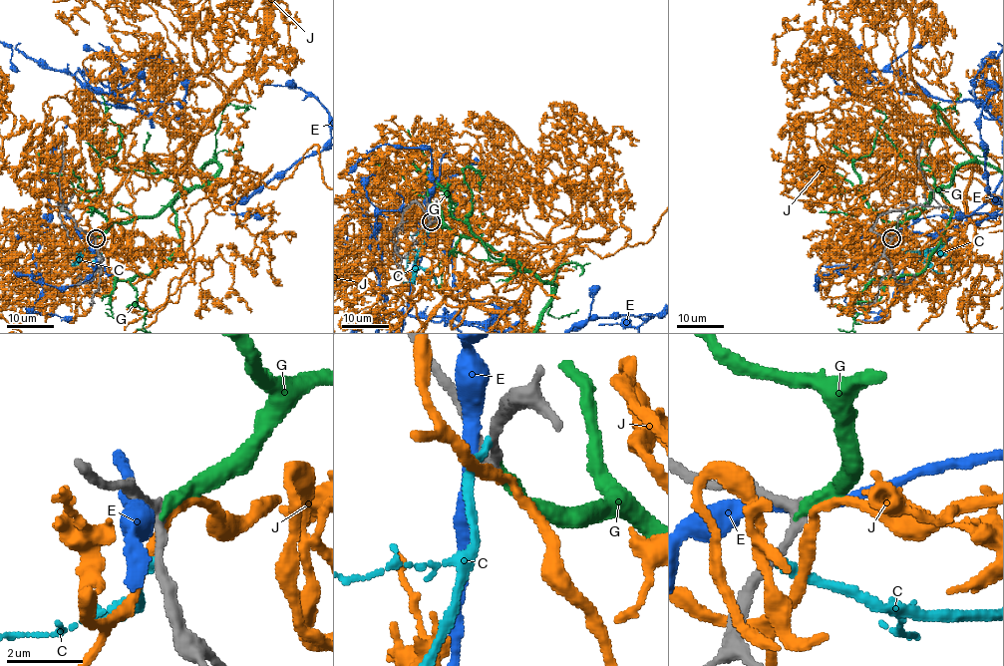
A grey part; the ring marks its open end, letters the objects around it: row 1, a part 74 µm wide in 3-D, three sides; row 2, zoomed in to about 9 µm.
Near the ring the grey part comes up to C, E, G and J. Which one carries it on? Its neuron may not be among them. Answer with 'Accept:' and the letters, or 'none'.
Accept: G

